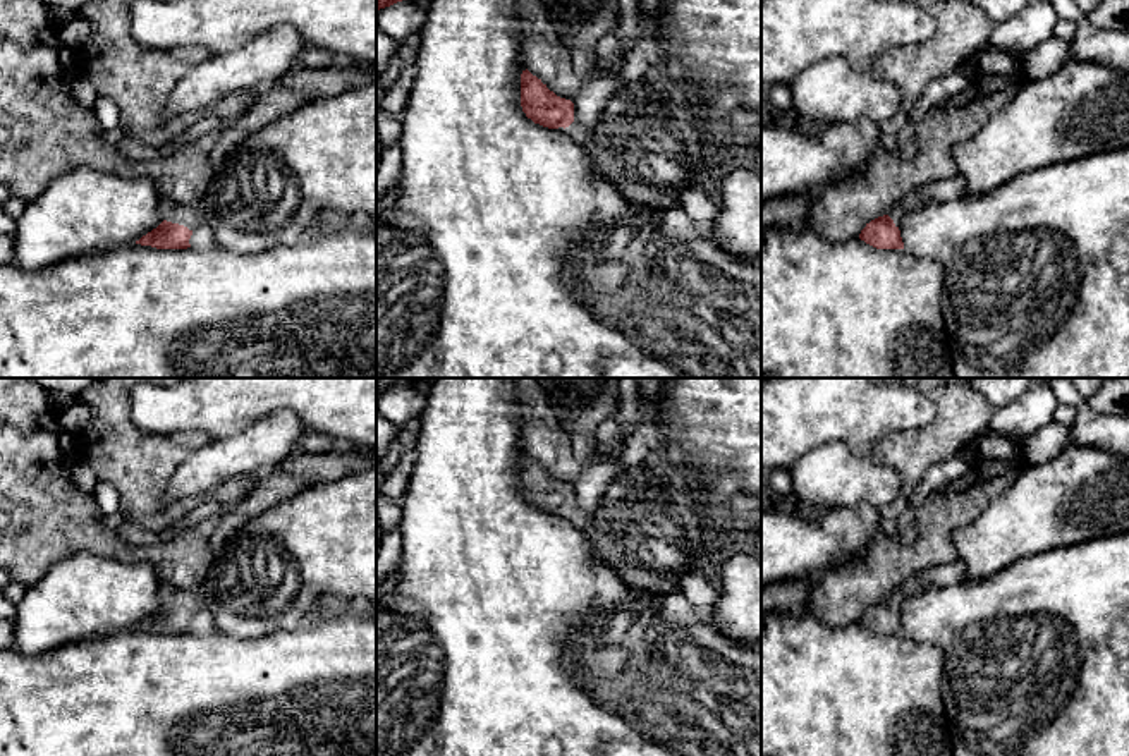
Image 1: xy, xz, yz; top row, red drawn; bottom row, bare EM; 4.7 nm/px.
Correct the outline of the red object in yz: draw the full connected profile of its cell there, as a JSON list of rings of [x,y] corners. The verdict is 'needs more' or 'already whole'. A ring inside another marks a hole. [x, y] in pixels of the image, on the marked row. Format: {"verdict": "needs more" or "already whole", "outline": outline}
{"verdict": "needs more", "outline": [[[959,174],[945,180],[935,180],[926,189],[912,189],[900,201],[897,201],[887,215],[866,223],[859,234],[859,239],[876,249],[904,249],[899,225],[906,215],[928,203],[947,203],[952,198],[964,196],[966,182]]]}

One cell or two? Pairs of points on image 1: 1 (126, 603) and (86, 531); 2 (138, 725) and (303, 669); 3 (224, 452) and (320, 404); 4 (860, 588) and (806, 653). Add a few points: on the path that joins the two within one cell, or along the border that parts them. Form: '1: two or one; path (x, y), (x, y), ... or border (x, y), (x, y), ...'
1: two; border (115, 555), (71, 552), (61, 559)
2: one; path (179, 713), (262, 693)
3: two; border (256, 420), (291, 409), (308, 430)
4: two; border (806, 612), (829, 626), (858, 622)

